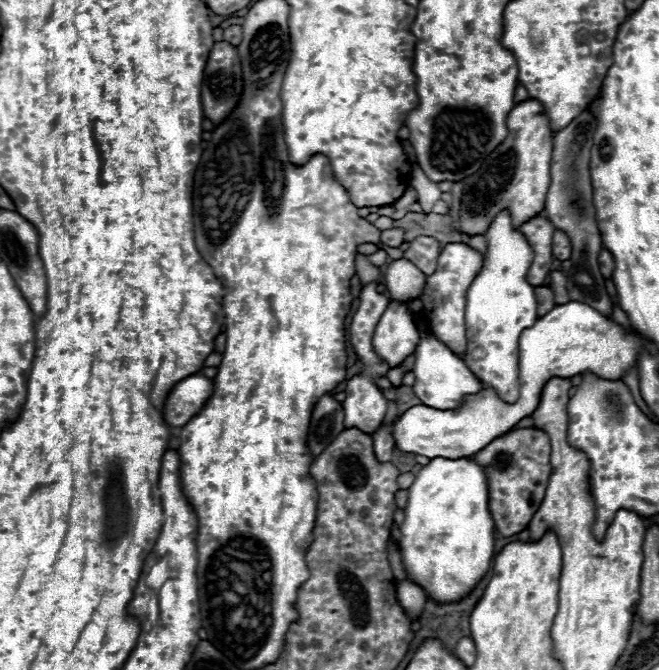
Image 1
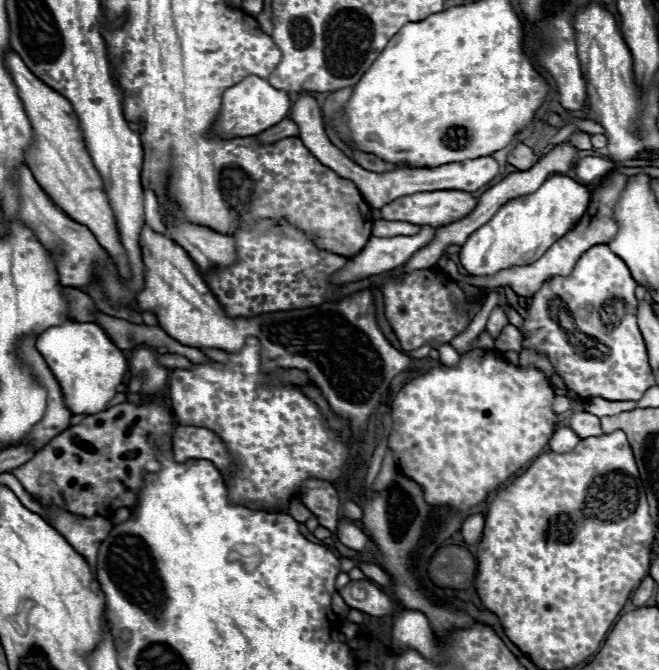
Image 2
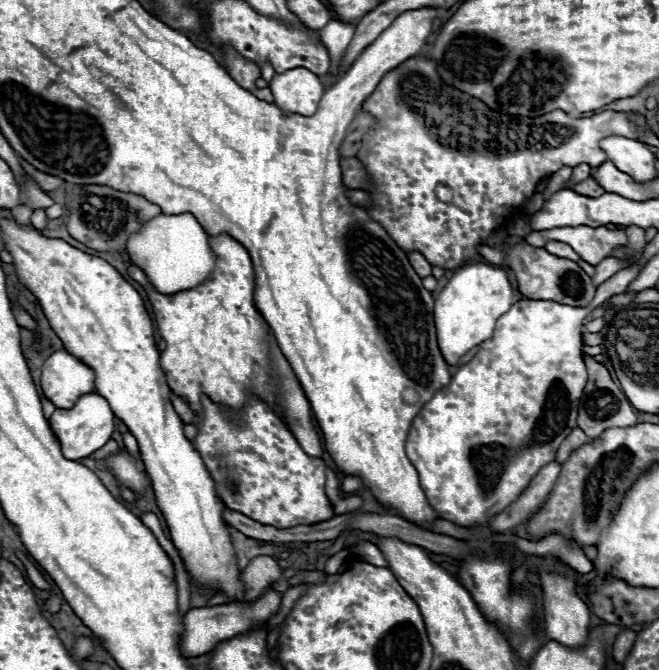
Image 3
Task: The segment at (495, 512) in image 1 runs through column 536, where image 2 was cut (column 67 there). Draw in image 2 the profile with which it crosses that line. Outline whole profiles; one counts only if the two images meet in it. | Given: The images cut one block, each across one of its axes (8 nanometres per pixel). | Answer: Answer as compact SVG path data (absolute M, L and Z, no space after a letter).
M164 398L140 404L118 404L100 414L90 414L80 424L70 426L30 462L12 470L12 474L44 504L54 504L88 518L94 514L112 516L118 508L130 508L136 504L144 472L160 470L152 446L170 446L172 430L174 418Z

